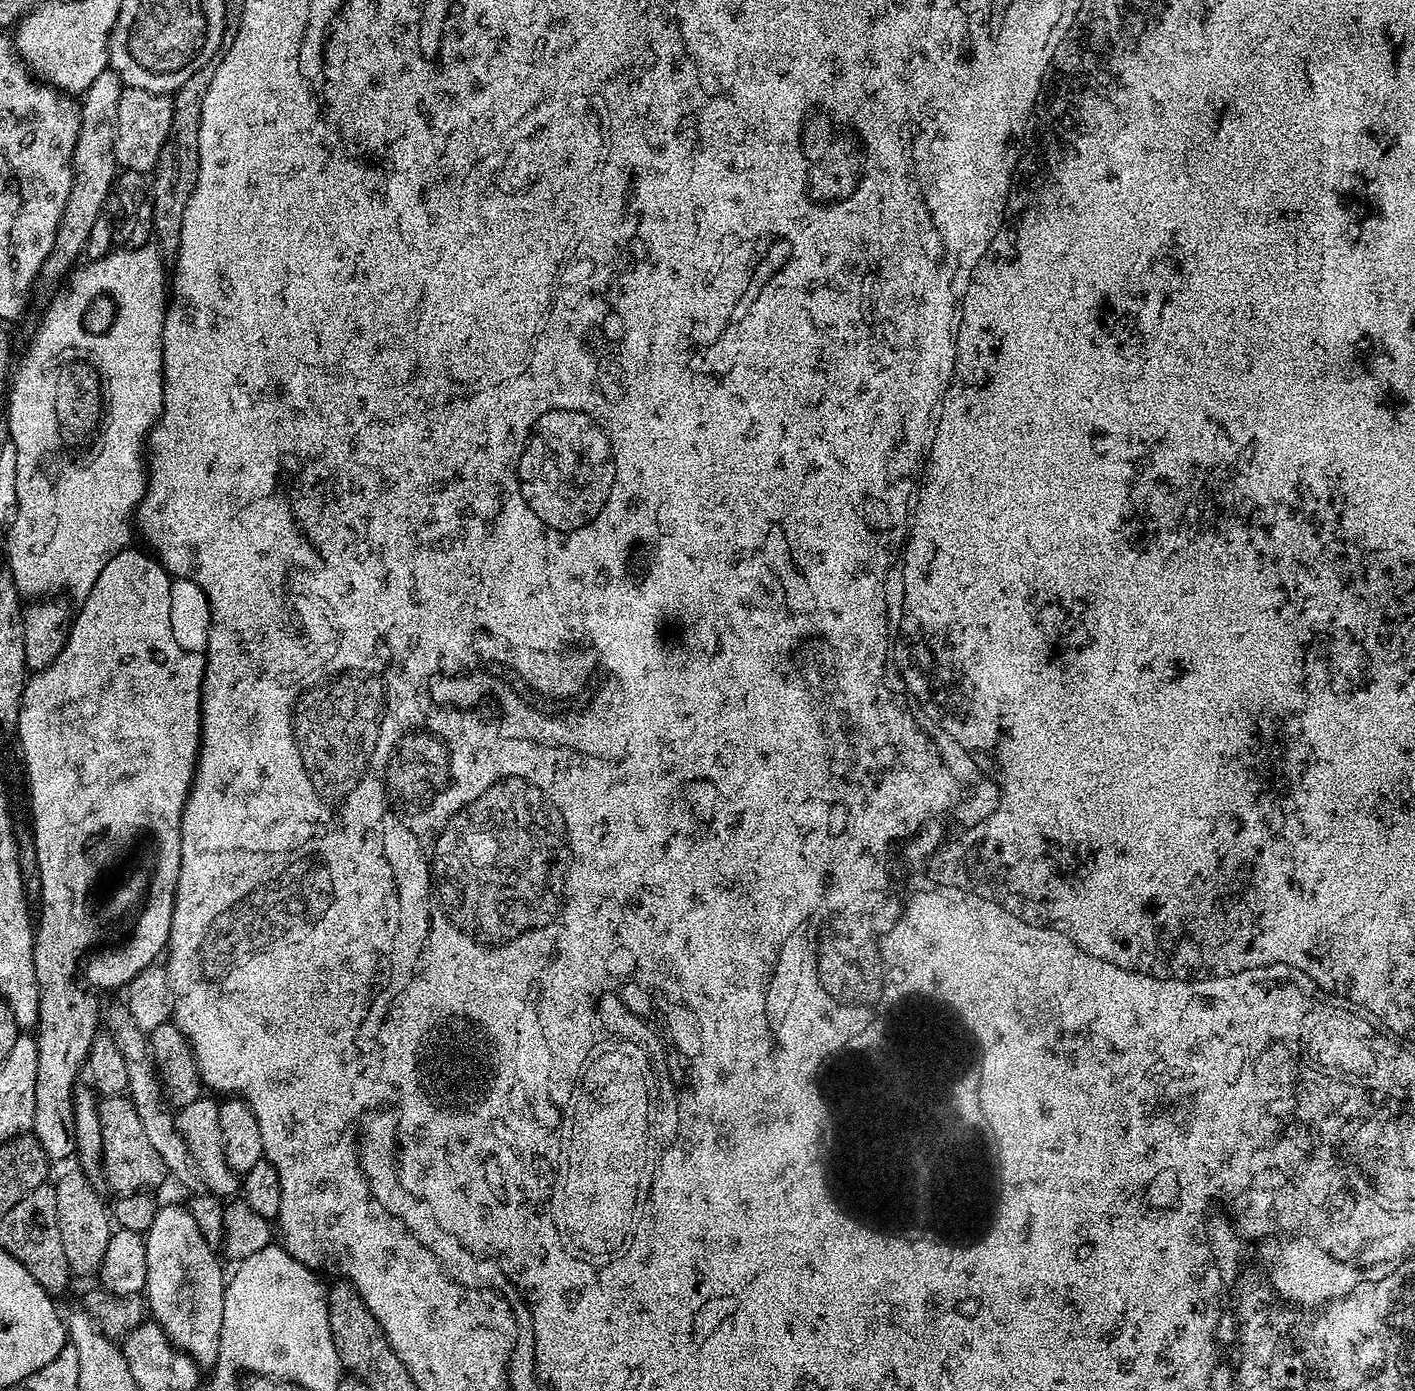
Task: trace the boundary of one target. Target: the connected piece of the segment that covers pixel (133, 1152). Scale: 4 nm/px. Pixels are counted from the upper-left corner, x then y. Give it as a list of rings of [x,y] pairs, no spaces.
[[[127,1095],[103,1097],[99,1101],[99,1112],[104,1147],[103,1179],[108,1179],[109,1186],[120,1196],[156,1190],[166,1177],[166,1169],[158,1150],[154,1150],[150,1138],[146,1138],[146,1130],[131,1099]]]

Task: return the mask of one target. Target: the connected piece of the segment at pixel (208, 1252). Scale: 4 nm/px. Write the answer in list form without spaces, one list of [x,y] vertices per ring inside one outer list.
[[[164,1204],[154,1218],[154,1226],[146,1234],[146,1308],[151,1319],[159,1324],[174,1347],[185,1352],[201,1369],[212,1370],[218,1358],[218,1342],[222,1334],[222,1306],[224,1305],[224,1285],[226,1272],[220,1269],[221,1261],[216,1261],[217,1253],[202,1238],[202,1230],[194,1223],[187,1207]]]

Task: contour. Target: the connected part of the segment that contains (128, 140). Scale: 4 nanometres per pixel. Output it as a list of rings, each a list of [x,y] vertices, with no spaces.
[[[125,88],[118,98],[116,133],[114,134],[114,158],[121,169],[151,173],[156,167],[160,151],[172,132],[171,95]]]

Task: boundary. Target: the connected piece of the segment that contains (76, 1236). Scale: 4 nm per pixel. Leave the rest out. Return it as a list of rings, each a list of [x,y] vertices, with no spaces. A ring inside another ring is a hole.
[[[60,1166],[57,1168],[60,1168],[57,1170],[55,1169],[54,1172],[54,1187],[56,1190],[56,1197],[58,1198],[58,1234],[62,1234],[62,1250],[66,1250],[66,1262],[68,1263],[68,1271],[71,1273],[73,1277],[76,1276],[92,1276],[95,1277],[97,1273],[100,1271],[100,1267],[102,1266],[102,1258],[106,1251],[106,1246],[108,1240],[111,1238],[114,1228],[113,1225],[110,1223],[110,1212],[108,1209],[108,1212],[106,1209],[104,1209],[104,1204],[102,1201],[100,1201],[100,1196],[98,1193],[96,1193],[96,1188],[93,1183],[93,1181],[86,1175],[86,1173],[83,1172],[83,1170],[79,1166],[72,1166],[72,1168],[64,1168],[68,1166]]]

